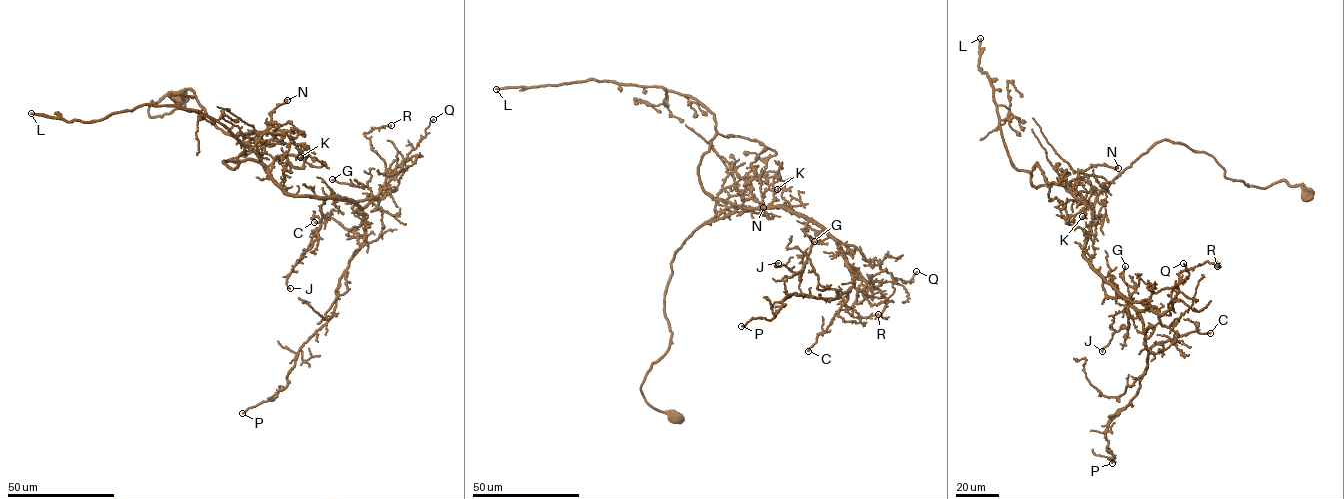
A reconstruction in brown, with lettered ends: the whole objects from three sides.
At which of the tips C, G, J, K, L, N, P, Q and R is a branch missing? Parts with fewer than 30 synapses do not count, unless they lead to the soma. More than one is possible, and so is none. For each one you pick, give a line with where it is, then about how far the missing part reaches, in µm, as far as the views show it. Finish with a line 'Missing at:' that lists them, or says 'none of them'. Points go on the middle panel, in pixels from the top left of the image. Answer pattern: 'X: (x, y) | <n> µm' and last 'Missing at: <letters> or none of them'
L: (496, 89) | 250 µm
Missing at: L

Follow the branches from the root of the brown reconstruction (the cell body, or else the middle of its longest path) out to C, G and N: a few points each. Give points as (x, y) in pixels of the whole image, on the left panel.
C: (181, 96), (149, 114), (192, 90), (287, 192), (352, 201), (365, 241), (314, 222)
G: (181, 96), (151, 102), (149, 114), (183, 109), (180, 92), (192, 90), (288, 193), (371, 197), (332, 179)
N: (181, 96), (149, 114), (192, 90), (260, 160), (234, 168), (264, 133), (303, 133), (270, 124), (287, 100)

